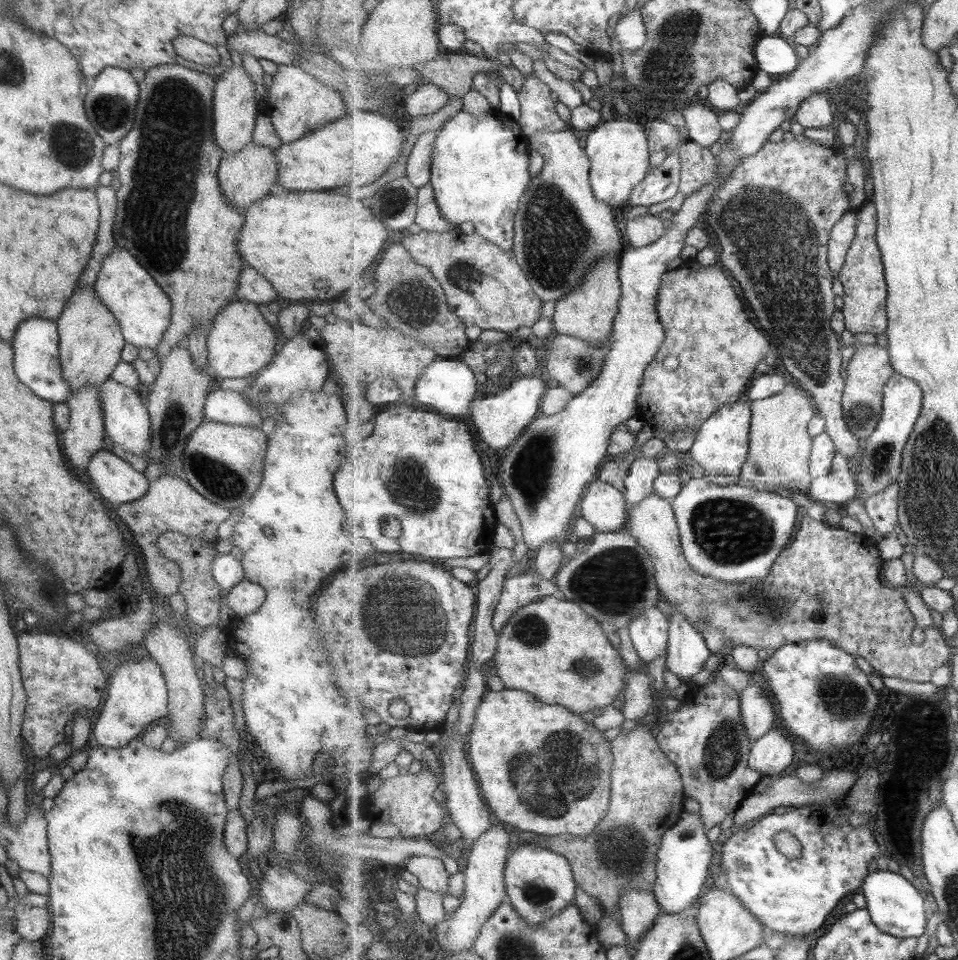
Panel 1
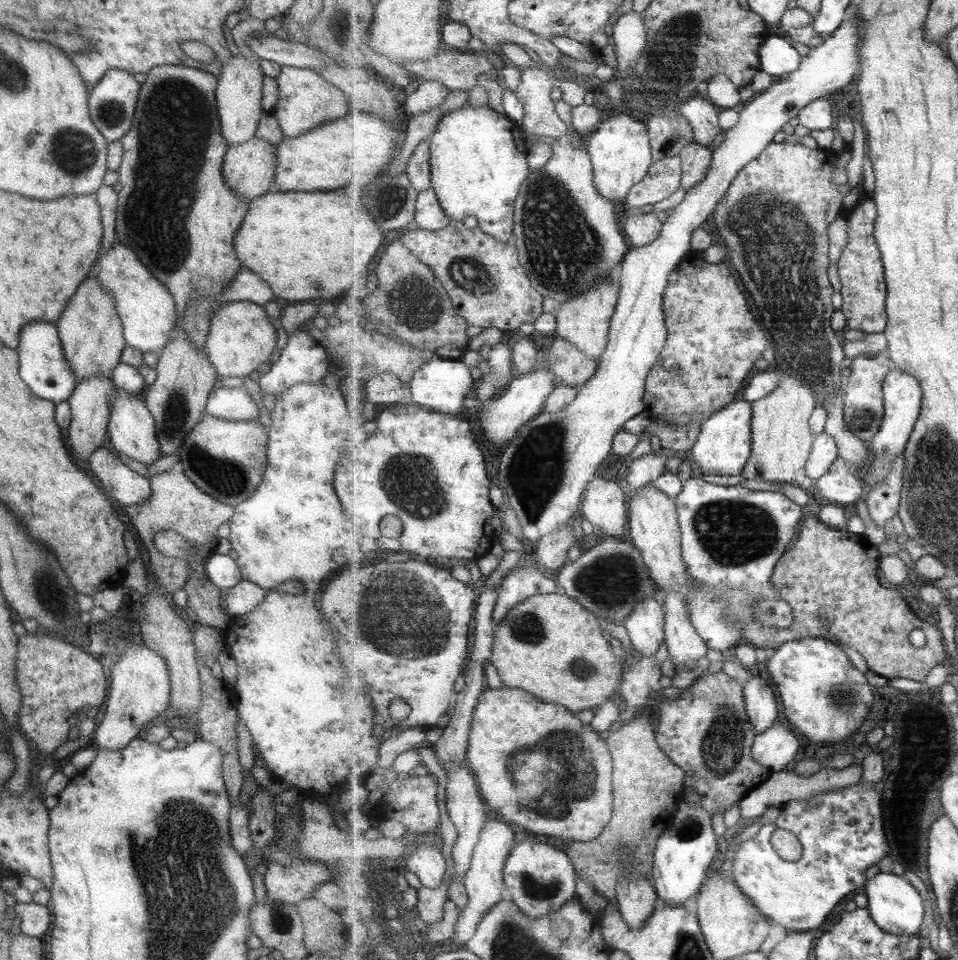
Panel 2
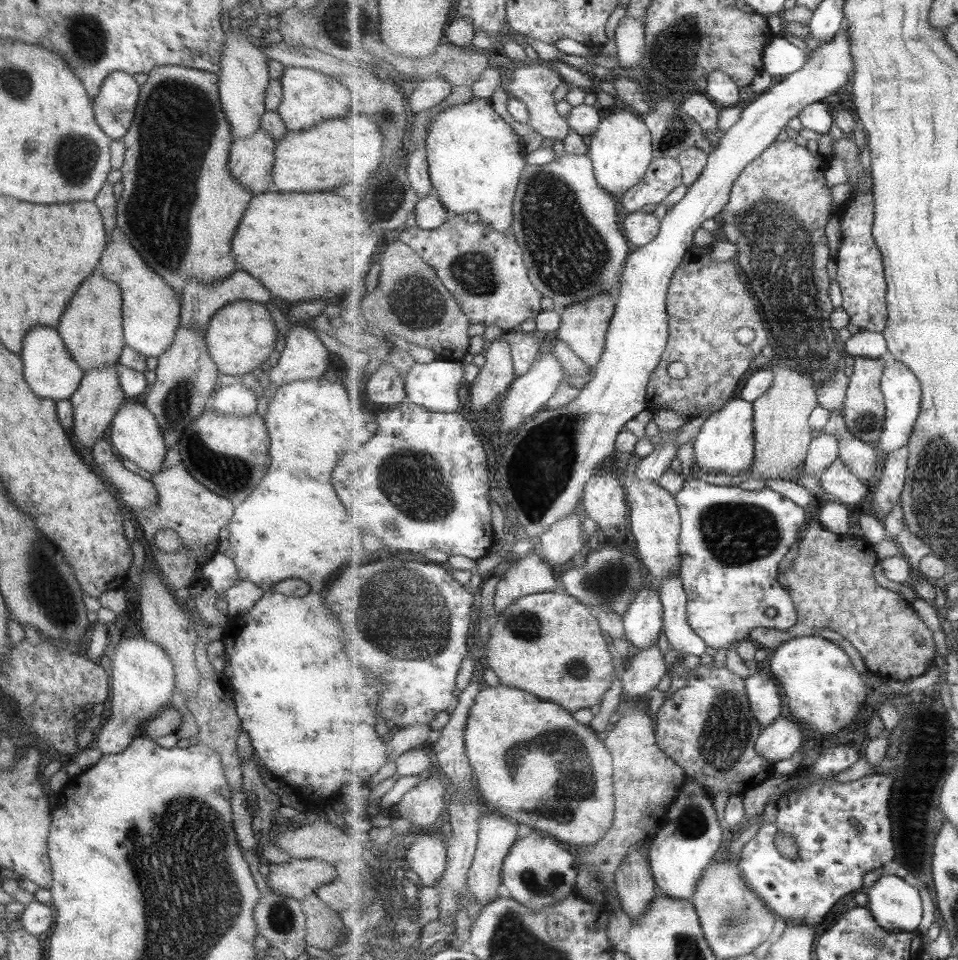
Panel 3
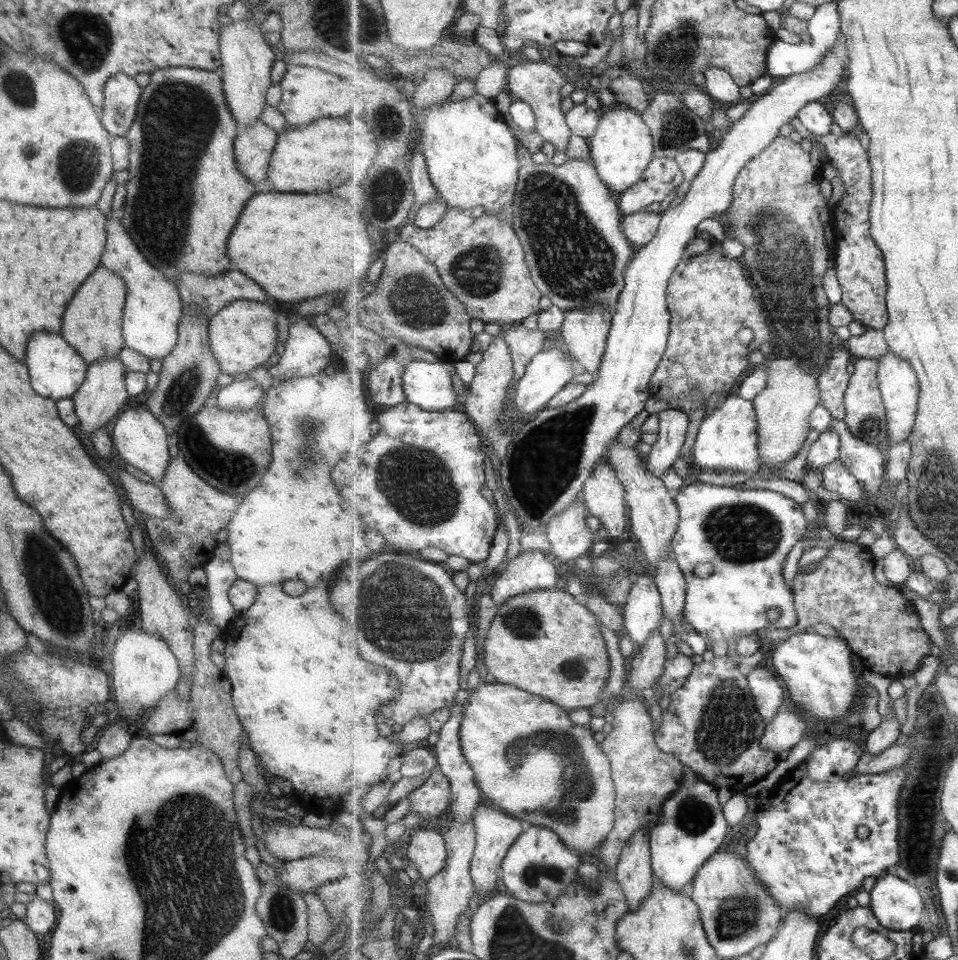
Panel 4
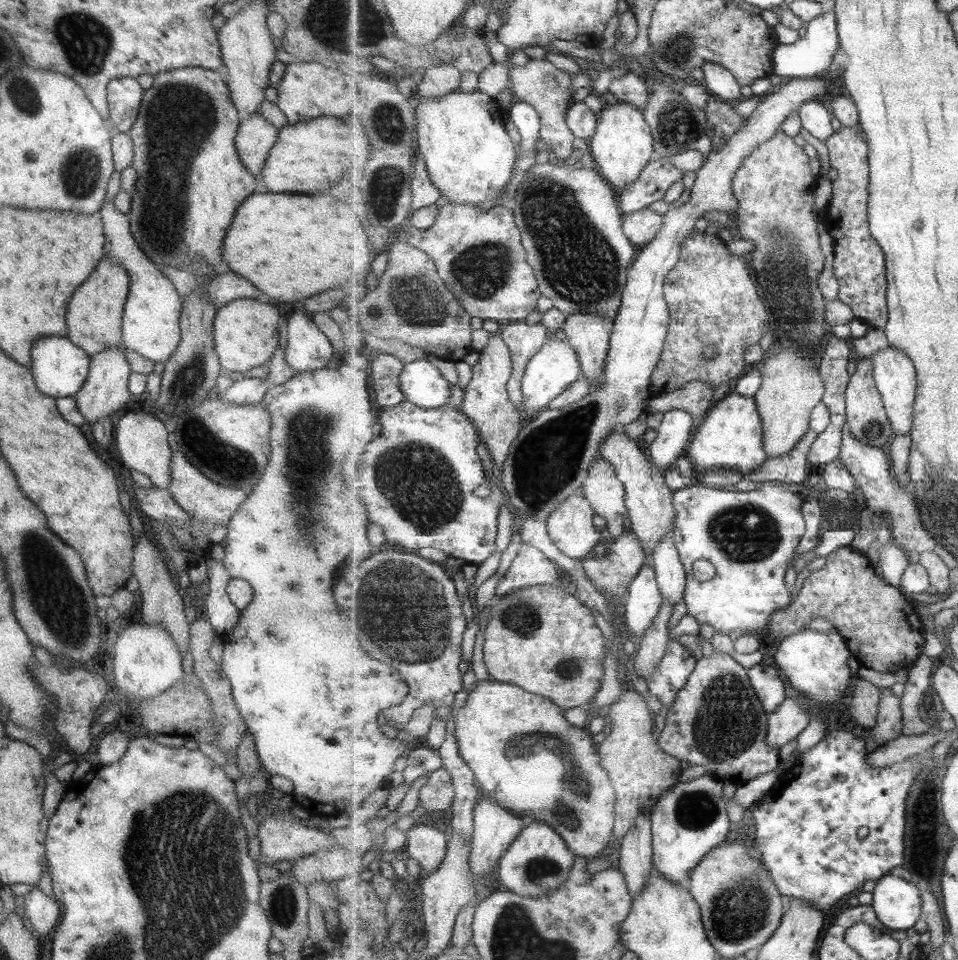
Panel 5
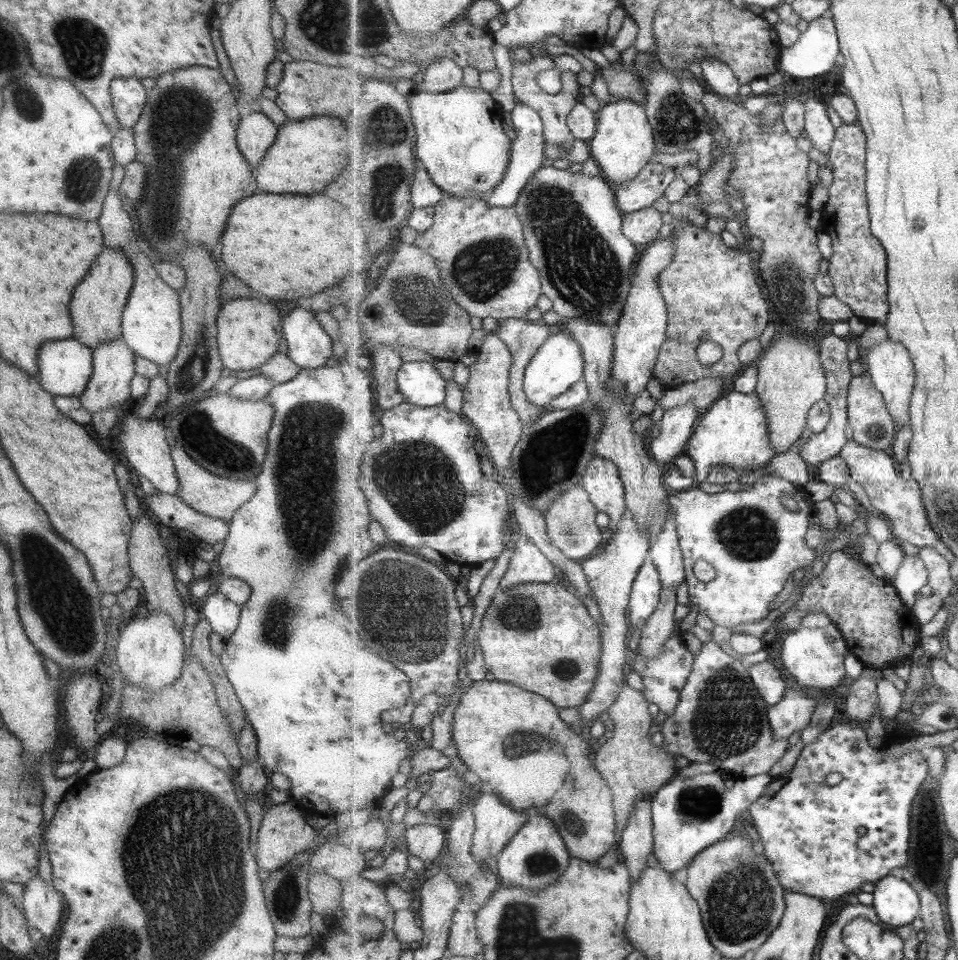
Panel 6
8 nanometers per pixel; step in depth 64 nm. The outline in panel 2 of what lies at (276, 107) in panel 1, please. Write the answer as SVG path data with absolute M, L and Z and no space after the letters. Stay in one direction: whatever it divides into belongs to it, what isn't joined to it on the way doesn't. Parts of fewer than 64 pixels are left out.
M282 66L277 81L277 99L271 109L284 138L295 138L322 123L345 116L346 96L314 70Z

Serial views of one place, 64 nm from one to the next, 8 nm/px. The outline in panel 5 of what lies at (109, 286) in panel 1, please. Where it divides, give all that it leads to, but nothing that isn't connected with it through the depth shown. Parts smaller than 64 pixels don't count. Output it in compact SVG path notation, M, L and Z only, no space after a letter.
M113 198L105 201L99 214L103 220L105 242L103 257L114 260L126 272L129 279L120 327L121 346L153 363L165 363L180 341L178 320L182 309L182 298L177 294L171 281L139 248L137 241L129 232L127 215L113 207Z

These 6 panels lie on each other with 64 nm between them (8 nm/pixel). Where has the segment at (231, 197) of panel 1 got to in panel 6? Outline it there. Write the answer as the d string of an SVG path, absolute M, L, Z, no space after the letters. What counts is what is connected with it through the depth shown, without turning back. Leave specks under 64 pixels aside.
M242 111L236 129L236 145L253 169L261 162L263 155L275 140L278 126L260 112Z

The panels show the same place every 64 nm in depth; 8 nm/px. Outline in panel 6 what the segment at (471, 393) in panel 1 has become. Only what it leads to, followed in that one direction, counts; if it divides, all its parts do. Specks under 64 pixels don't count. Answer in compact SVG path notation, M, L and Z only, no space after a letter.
M431 362L403 364L398 375L400 392L407 402L422 408L440 407L447 396L447 382Z

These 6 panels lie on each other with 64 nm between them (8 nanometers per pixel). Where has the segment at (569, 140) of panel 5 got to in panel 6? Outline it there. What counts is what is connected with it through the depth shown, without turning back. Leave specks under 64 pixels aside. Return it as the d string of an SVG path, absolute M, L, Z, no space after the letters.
M547 56L544 57L532 57L529 63L519 63L519 61L513 61L513 71L511 76L515 101L517 103L523 103L531 108L534 108L544 120L544 135L545 141L548 144L561 147L563 151L571 152L573 149L573 143L577 140L576 136L571 132L568 125L569 115L572 114L573 108L577 106L577 103L581 102L579 97L579 84L577 83L577 73L570 71L562 72L561 74L561 90L554 96L551 96L541 86L539 86L539 72L543 70L551 70L555 68L555 62Z

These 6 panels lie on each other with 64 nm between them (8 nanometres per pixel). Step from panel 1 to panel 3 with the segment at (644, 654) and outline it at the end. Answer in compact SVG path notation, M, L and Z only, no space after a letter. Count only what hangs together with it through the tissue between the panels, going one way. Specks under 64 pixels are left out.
M644 588L623 616L623 630L637 648L647 650L657 644L664 630L665 607L659 592Z

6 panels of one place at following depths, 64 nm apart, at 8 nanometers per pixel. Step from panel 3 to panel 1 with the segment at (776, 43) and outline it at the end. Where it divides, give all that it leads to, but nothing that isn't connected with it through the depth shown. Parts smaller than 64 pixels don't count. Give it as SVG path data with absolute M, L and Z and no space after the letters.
M779 34L757 40L753 45L753 55L759 69L769 74L790 74L796 69L799 60L792 43Z

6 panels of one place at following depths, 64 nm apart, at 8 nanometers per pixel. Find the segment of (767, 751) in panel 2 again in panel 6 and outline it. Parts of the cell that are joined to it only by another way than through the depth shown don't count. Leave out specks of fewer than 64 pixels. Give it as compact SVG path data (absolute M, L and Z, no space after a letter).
M789 689L779 704L770 707L770 724L776 740L787 739L793 732L806 729L817 707L817 702L811 697Z

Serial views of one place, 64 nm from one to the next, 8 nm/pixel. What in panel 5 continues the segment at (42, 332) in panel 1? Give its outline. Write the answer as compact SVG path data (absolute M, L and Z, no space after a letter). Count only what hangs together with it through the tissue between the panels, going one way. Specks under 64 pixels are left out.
M43 336L31 344L31 365L28 370L33 375L35 388L54 400L74 396L89 372L90 358L81 348L73 345L66 337Z

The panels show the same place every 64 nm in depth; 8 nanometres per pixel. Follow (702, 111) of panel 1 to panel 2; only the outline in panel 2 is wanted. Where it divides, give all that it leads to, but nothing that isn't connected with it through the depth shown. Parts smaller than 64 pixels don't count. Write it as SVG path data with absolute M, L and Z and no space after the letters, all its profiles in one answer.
M696 95L693 100L689 100L680 109L682 114L690 123L696 143L711 146L715 136L719 136L723 131L719 126L720 109L708 98Z

